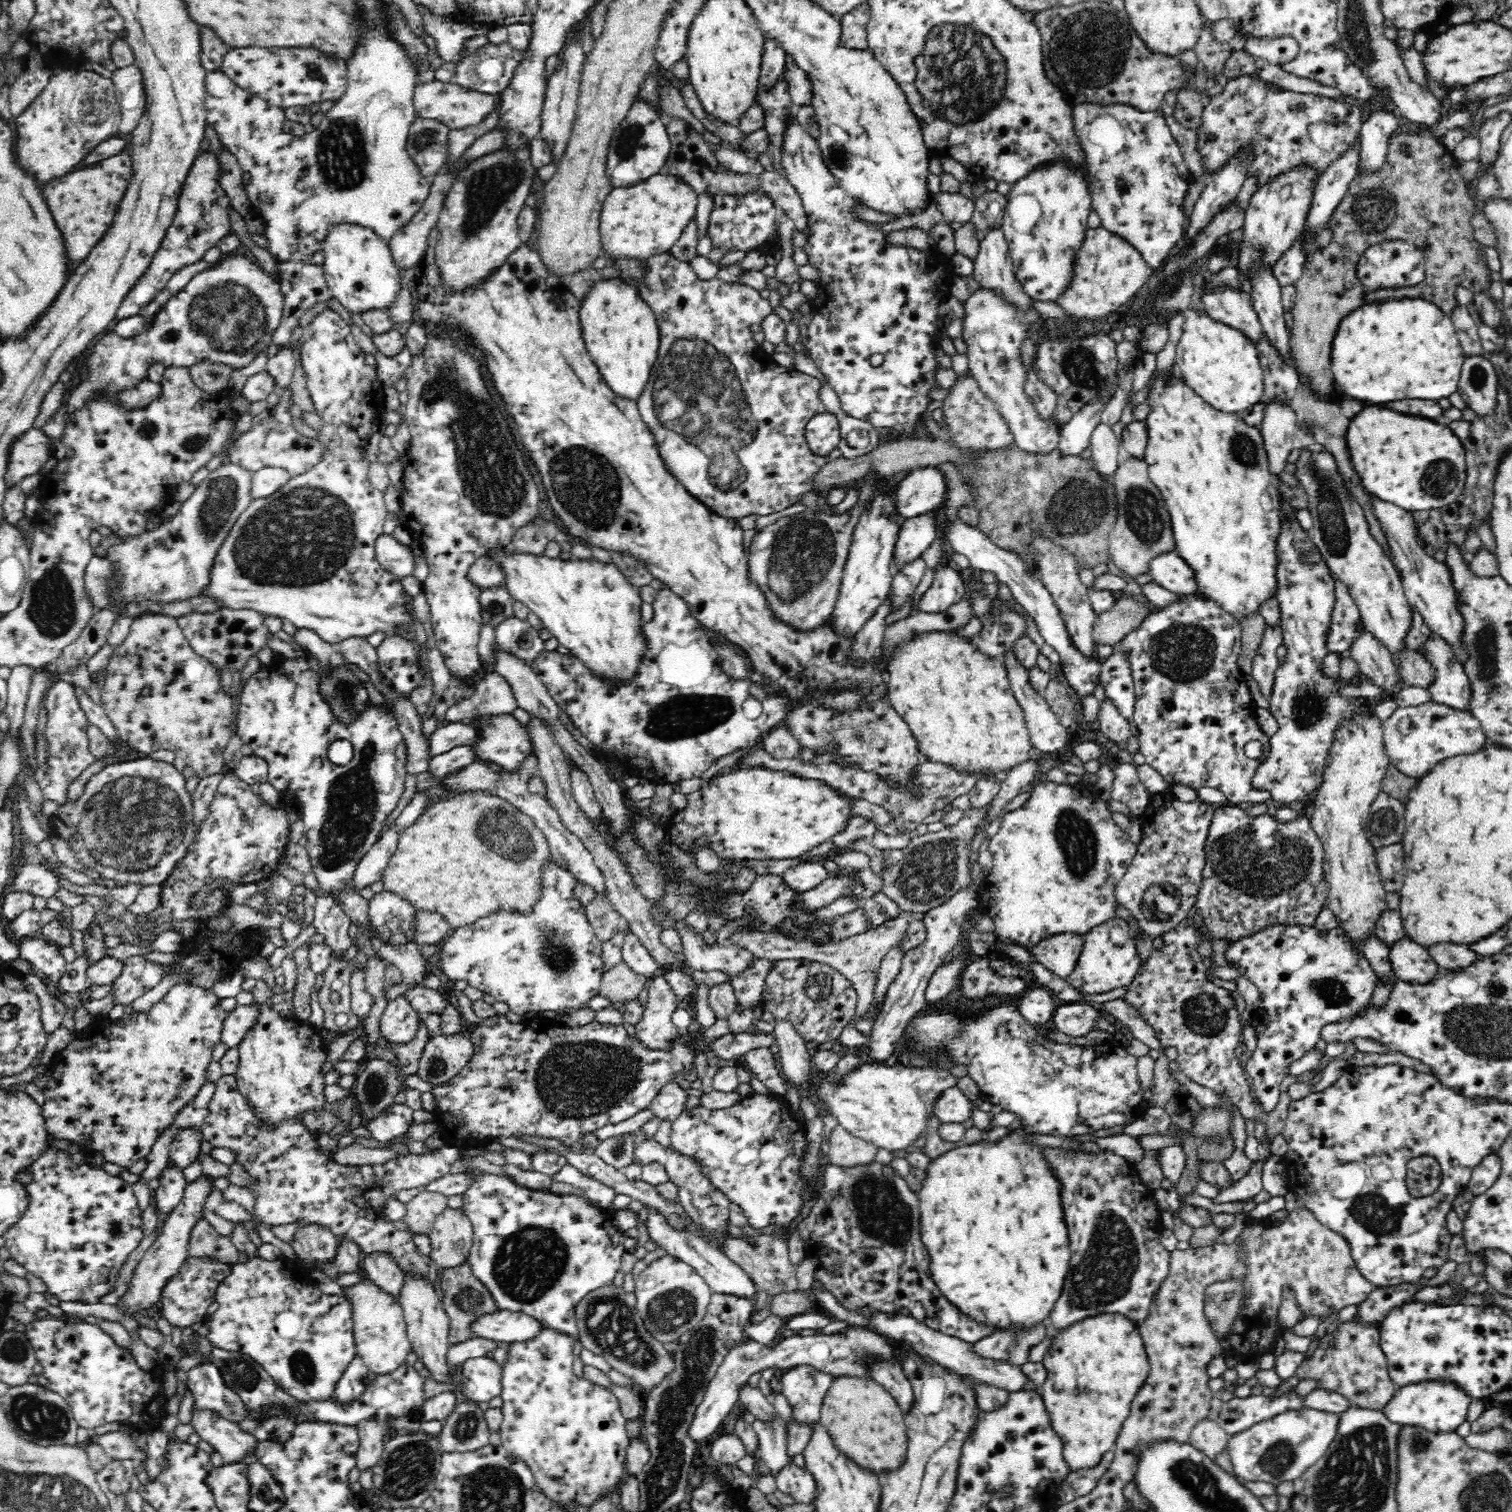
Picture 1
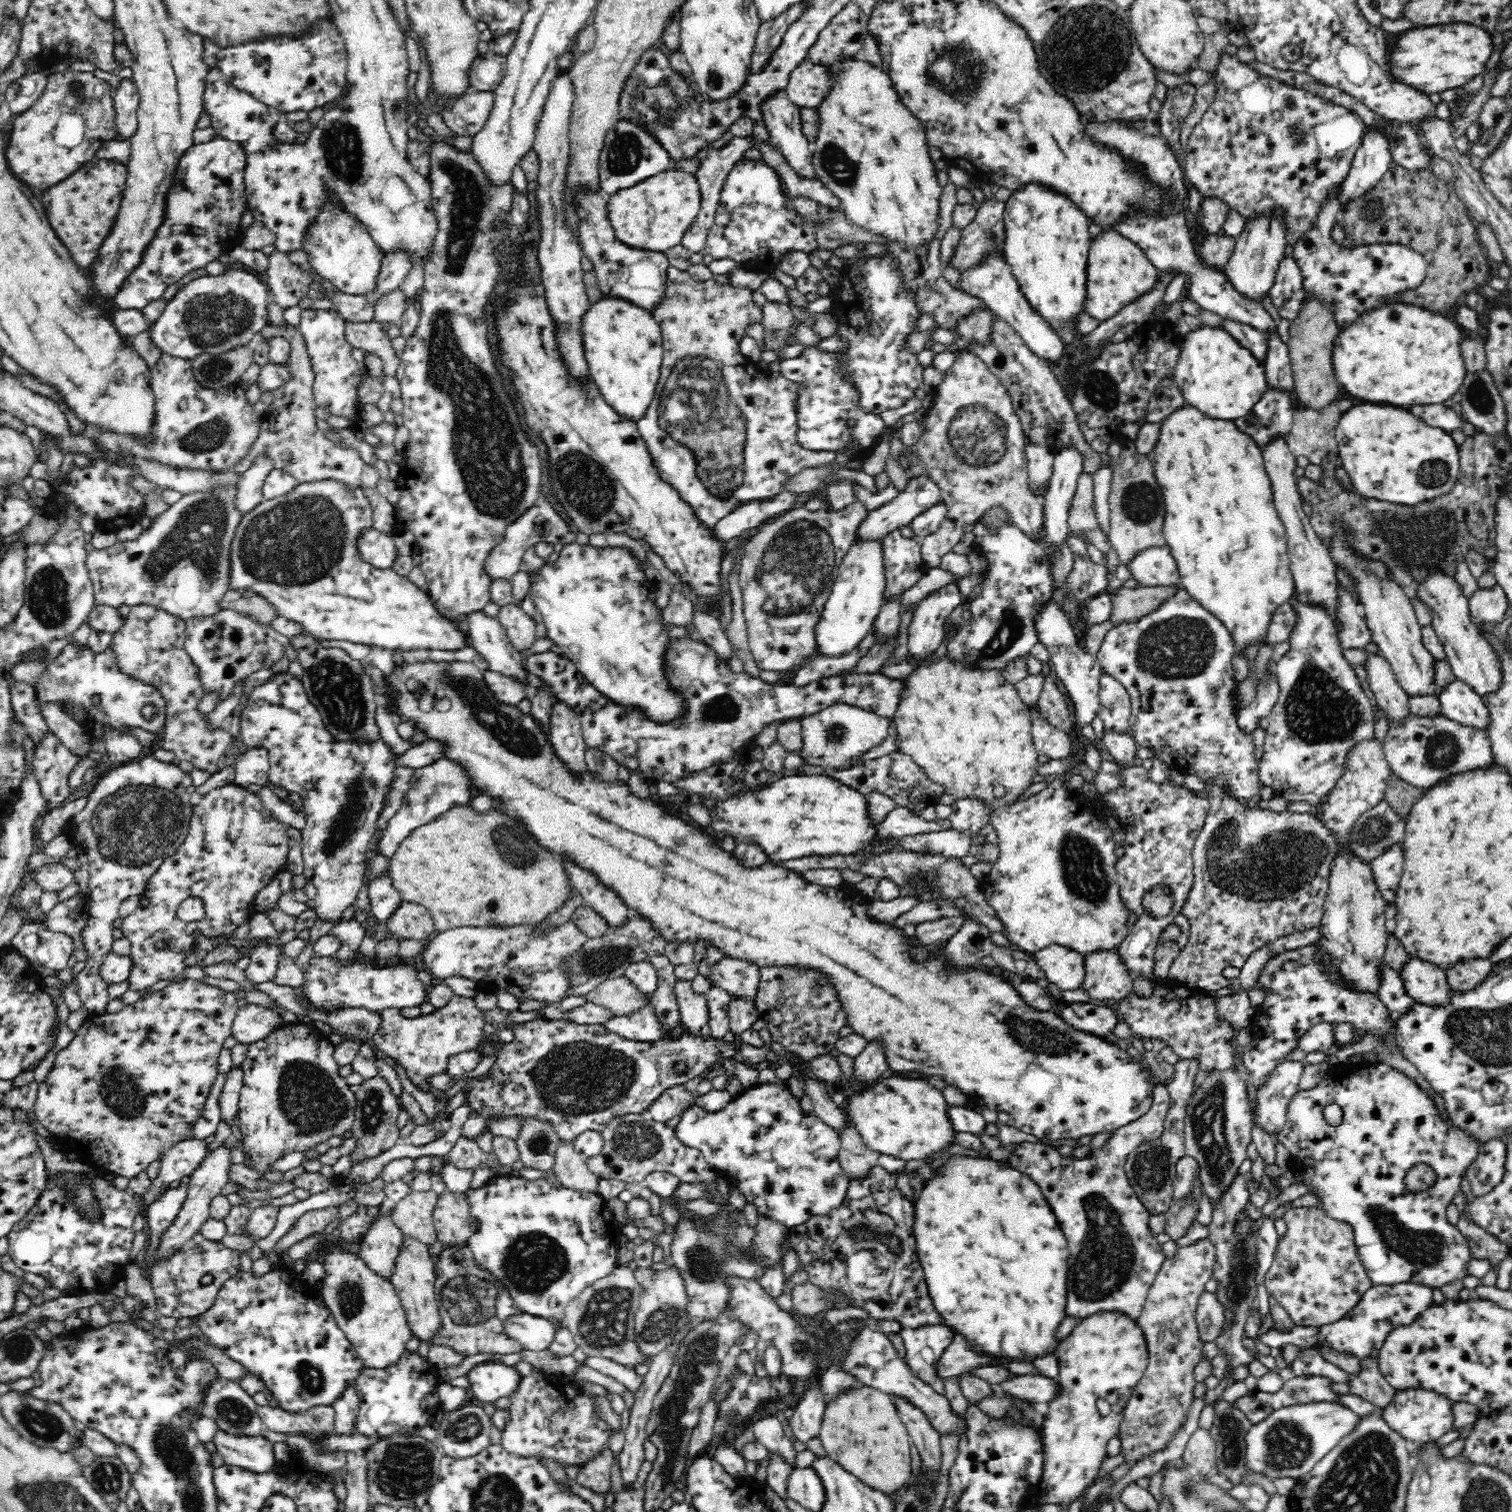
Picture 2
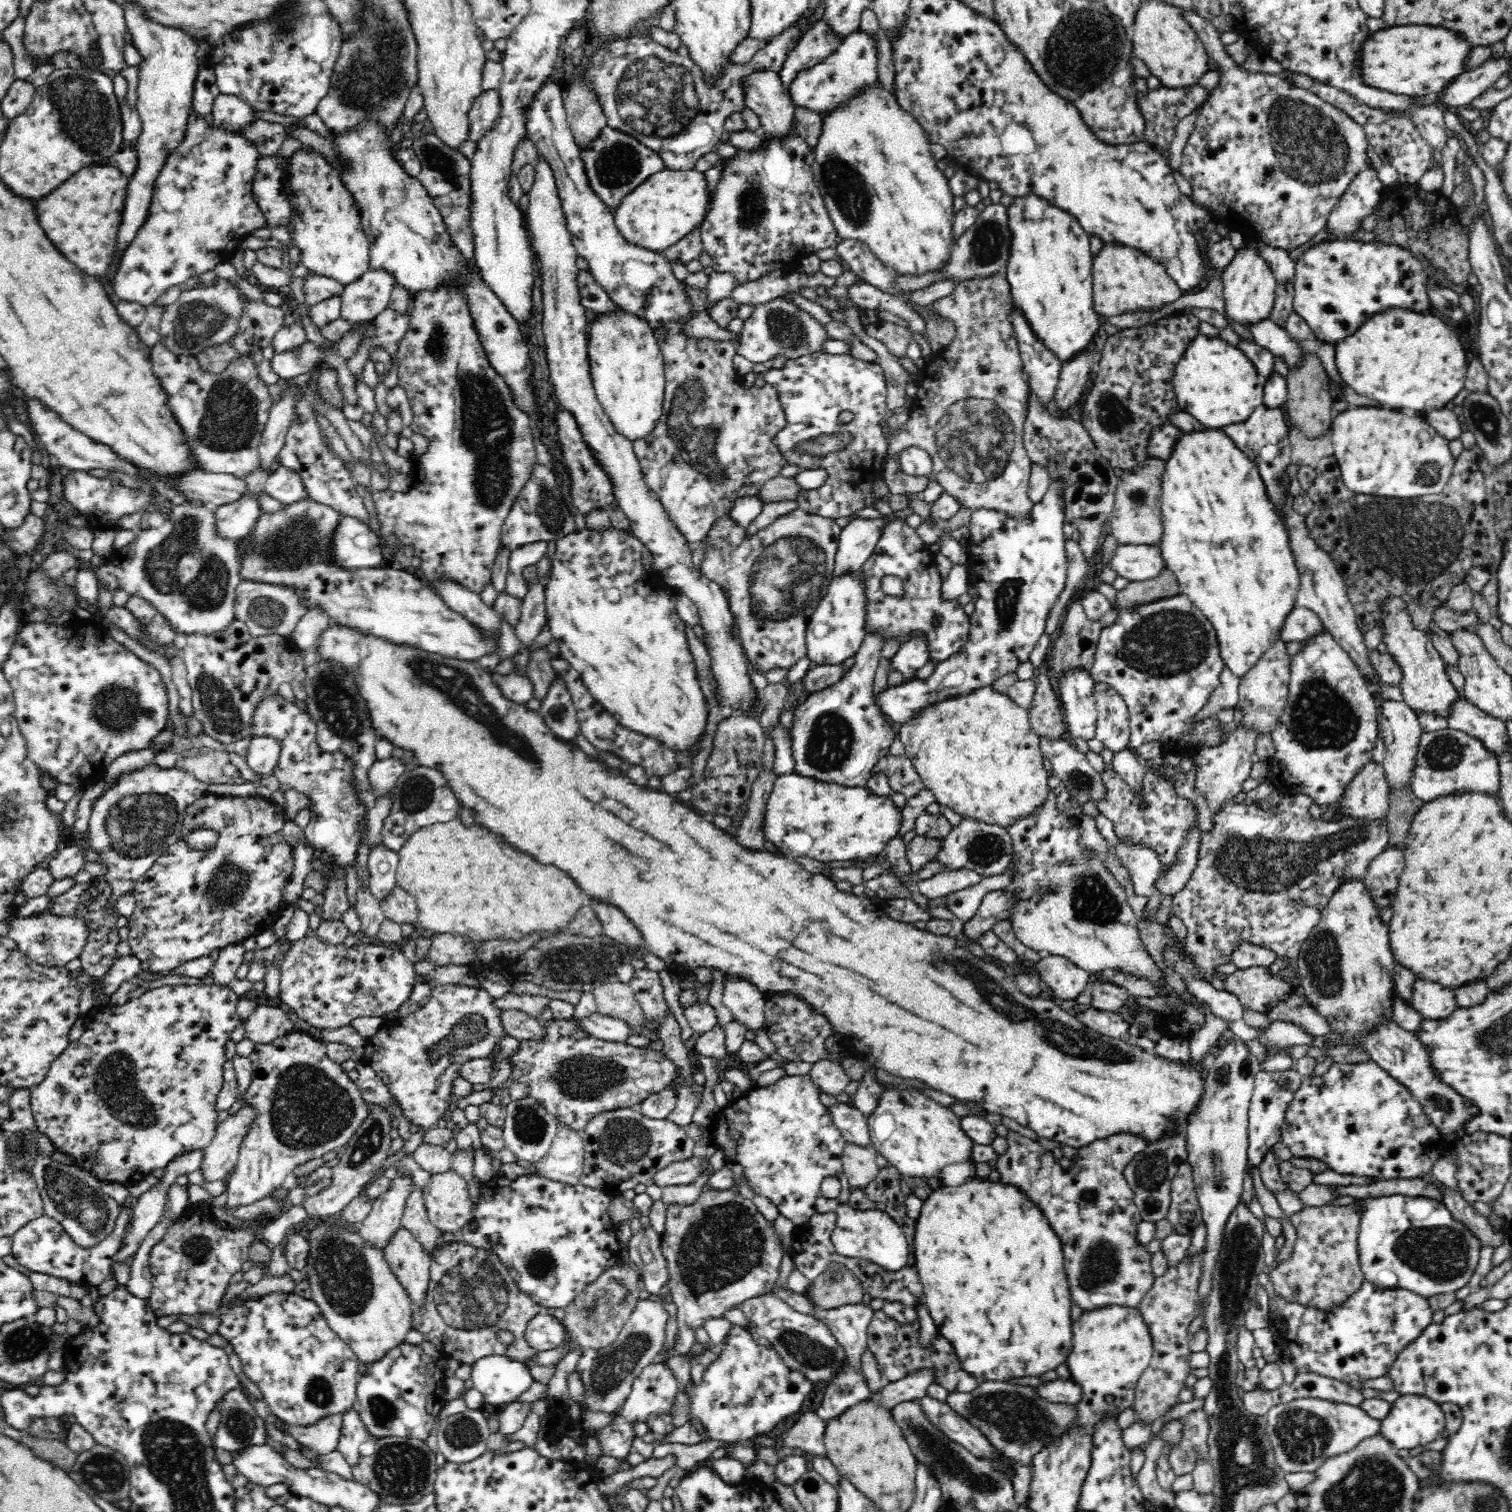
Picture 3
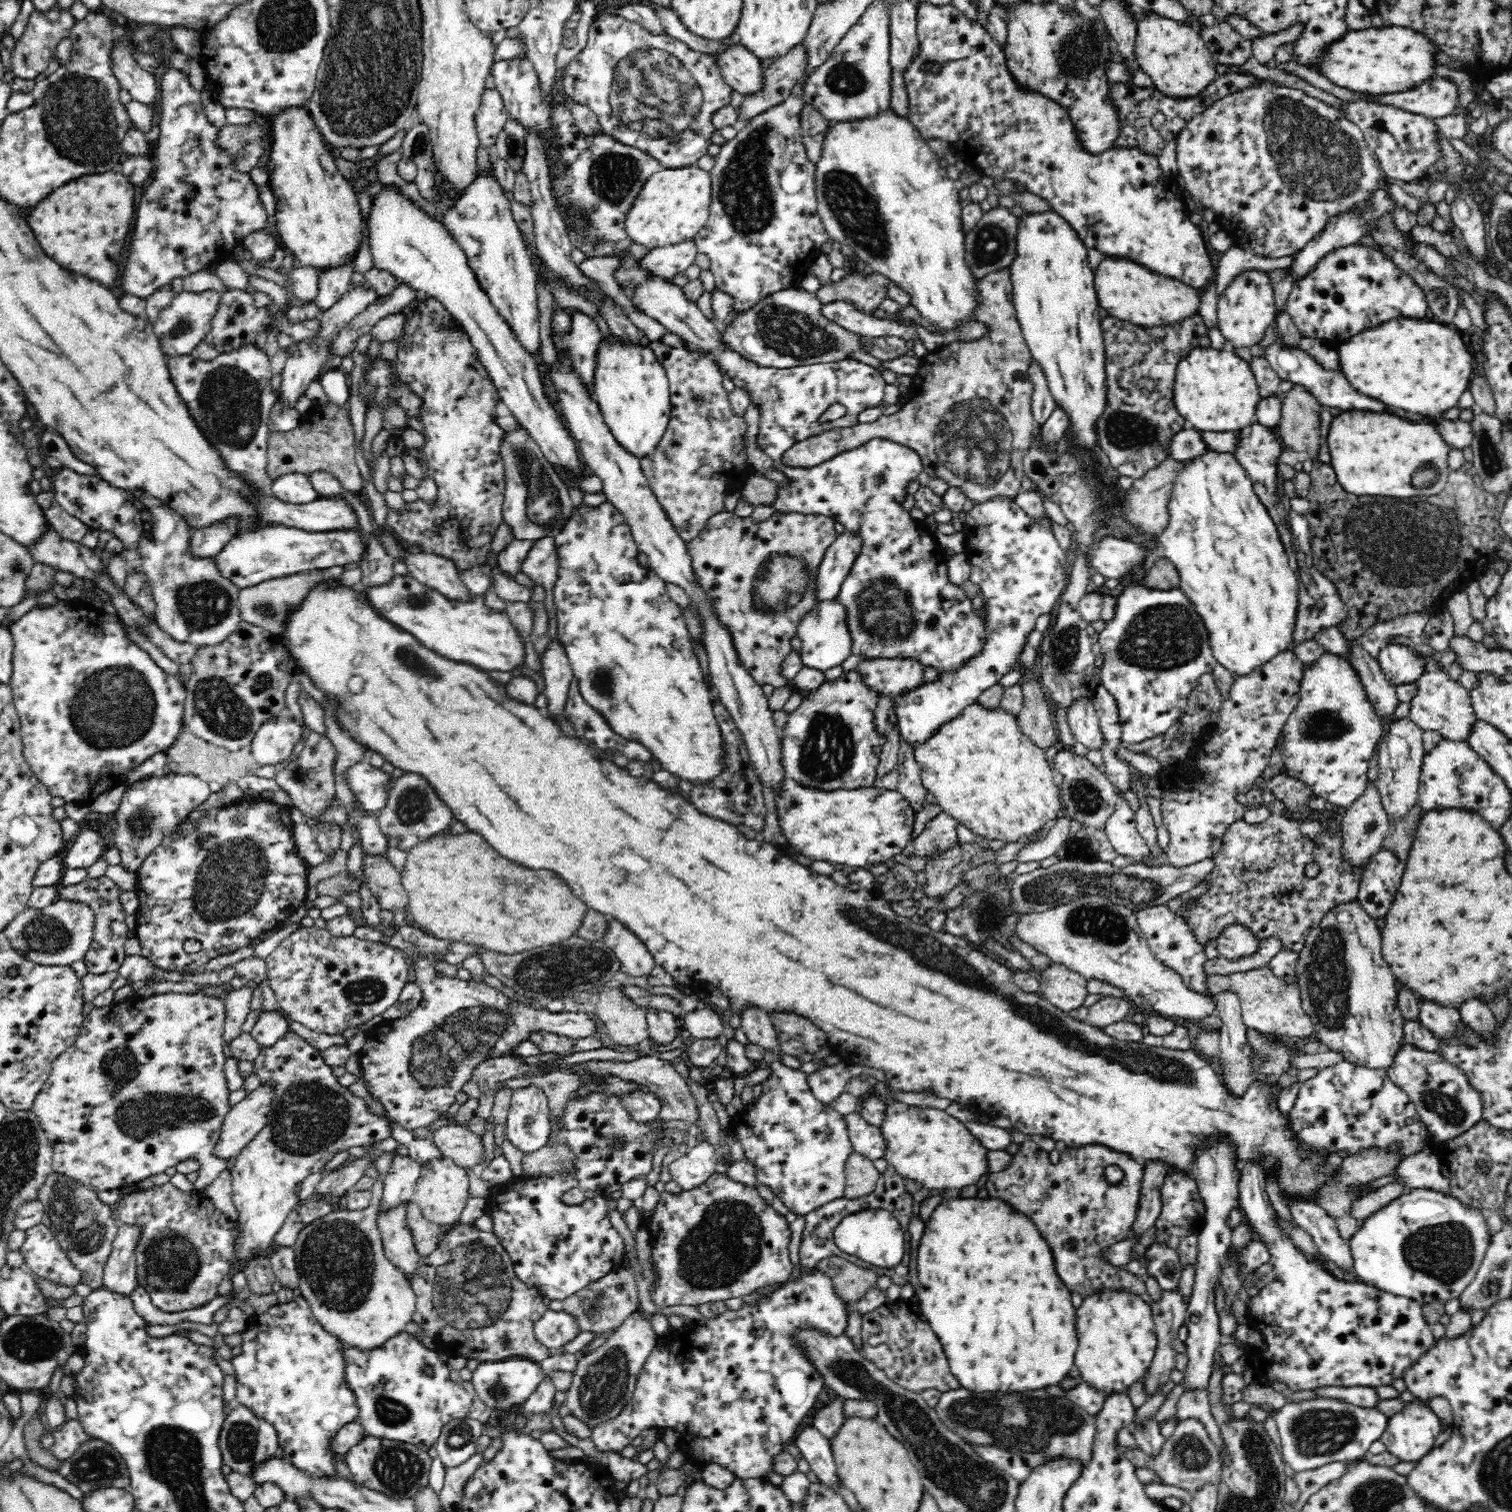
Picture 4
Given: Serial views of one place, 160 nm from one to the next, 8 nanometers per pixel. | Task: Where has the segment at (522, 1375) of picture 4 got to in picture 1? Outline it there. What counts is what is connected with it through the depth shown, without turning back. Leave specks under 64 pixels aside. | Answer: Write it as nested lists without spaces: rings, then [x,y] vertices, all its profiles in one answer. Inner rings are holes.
[[[490,1356],[467,1358],[460,1366],[458,1394],[474,1403],[488,1402],[501,1393],[501,1364]]]

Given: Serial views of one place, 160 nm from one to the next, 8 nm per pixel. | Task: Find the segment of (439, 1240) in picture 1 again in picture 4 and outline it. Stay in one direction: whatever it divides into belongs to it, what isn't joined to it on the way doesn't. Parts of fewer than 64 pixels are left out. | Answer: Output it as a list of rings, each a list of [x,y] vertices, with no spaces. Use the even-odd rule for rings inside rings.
[[[442,1157],[434,1162],[426,1162],[421,1167],[412,1201],[420,1205],[422,1214],[441,1227],[448,1229],[460,1220],[462,1210],[466,1208],[470,1198],[469,1176],[464,1166],[457,1165],[454,1160],[448,1157]]]

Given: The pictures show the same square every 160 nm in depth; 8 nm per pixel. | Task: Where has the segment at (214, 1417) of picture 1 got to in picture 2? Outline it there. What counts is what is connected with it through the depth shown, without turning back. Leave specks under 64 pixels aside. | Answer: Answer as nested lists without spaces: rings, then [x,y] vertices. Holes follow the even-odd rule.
[[[219,1427],[212,1436],[212,1444],[225,1465],[238,1466],[251,1472],[270,1472],[276,1468],[273,1443],[261,1434],[237,1435]]]

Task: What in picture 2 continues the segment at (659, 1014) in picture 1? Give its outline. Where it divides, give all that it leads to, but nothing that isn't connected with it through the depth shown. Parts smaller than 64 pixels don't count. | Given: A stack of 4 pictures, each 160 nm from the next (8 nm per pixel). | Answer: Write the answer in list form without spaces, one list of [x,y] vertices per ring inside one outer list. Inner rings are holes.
[[[651,998],[639,1010],[628,1015],[615,1017],[602,1026],[616,1031],[623,1038],[628,1038],[628,1040],[634,1040],[636,1042],[657,1042],[664,1039],[664,1036],[669,1036],[666,1035],[668,1029],[660,1022],[656,1015]]]

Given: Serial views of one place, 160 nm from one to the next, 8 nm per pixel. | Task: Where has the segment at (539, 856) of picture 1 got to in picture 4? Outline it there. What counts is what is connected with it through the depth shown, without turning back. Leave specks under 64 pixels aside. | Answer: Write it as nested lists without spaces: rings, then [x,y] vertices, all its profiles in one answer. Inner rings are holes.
[[[446,831],[426,837],[417,845],[411,846],[407,850],[406,860],[400,868],[400,873],[402,886],[406,889],[406,892],[408,892],[408,906],[405,912],[409,915],[409,922],[422,928],[429,935],[434,935],[436,938],[452,942],[477,944],[484,949],[499,953],[524,952],[534,947],[556,944],[558,941],[569,939],[577,931],[584,913],[588,910],[588,905],[582,902],[577,896],[574,896],[574,892],[570,890],[570,886],[568,886],[562,878],[558,878],[556,872],[552,872],[552,870],[530,870],[530,868],[524,868],[524,866],[520,866],[520,864],[514,864],[512,860],[504,858],[502,854],[498,854],[484,838],[482,838],[480,834],[476,834],[476,832],[452,834],[452,832]]]

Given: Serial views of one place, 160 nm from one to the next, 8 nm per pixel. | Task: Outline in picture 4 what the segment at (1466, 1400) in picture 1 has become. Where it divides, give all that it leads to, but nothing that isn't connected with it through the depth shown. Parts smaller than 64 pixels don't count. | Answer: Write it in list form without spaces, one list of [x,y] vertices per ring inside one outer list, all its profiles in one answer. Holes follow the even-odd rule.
[[[1404,1402],[1396,1414],[1388,1419],[1379,1440],[1386,1446],[1386,1451],[1396,1456],[1402,1462],[1420,1461],[1424,1455],[1428,1455],[1434,1447],[1436,1436],[1442,1432],[1442,1419],[1432,1411],[1429,1403]]]

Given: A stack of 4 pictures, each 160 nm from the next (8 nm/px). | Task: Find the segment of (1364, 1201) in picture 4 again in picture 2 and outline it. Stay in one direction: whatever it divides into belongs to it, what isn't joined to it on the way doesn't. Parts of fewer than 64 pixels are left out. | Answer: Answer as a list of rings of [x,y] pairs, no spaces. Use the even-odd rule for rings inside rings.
[[[1291,1207],[1282,1217],[1287,1224],[1286,1234],[1277,1241],[1271,1268],[1264,1279],[1269,1298],[1278,1301],[1298,1326],[1320,1327],[1338,1322],[1373,1286],[1357,1258],[1353,1230],[1338,1220],[1330,1220],[1318,1207]]]

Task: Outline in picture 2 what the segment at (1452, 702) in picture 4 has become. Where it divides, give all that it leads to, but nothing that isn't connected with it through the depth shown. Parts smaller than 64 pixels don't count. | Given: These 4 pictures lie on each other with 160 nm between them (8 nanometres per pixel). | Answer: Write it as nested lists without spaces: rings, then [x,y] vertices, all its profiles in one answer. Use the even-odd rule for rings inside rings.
[[[1343,520],[1333,523],[1336,529],[1328,540],[1328,553],[1336,569],[1344,571],[1353,580],[1354,595],[1357,597],[1359,610],[1365,618],[1366,625],[1372,634],[1372,642],[1379,652],[1387,658],[1395,670],[1396,679],[1408,696],[1415,694],[1434,694],[1437,696],[1440,687],[1433,683],[1432,655],[1422,645],[1422,626],[1417,621],[1412,599],[1394,582],[1391,572],[1381,561],[1362,555],[1355,547],[1355,535],[1351,525]]]

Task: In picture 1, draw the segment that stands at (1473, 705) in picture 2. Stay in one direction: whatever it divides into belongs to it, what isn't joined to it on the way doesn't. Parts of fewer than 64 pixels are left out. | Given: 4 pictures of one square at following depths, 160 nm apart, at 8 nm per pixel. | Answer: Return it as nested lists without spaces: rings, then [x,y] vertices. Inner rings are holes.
[[[1431,631],[1420,653],[1433,670],[1433,679],[1427,686],[1431,700],[1456,709],[1468,709],[1469,682],[1452,644]]]

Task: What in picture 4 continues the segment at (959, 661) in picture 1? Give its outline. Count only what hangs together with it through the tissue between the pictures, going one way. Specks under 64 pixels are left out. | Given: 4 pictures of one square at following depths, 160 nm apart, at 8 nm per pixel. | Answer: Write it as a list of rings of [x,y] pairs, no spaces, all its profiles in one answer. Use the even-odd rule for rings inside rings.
[[[980,701],[973,702],[965,706],[959,715],[940,725],[925,741],[916,741],[912,747],[914,758],[920,767],[920,777],[922,777],[924,788],[934,796],[936,804],[942,806],[946,814],[949,814],[960,824],[966,825],[975,835],[984,835],[990,840],[999,839],[1008,843],[1022,840],[1021,836],[1025,836],[1029,837],[1029,839],[1025,839],[1029,841],[1030,838],[1032,839],[1032,834],[1038,832],[1042,827],[1047,828],[1052,821],[1063,813],[1059,786],[1054,784],[1053,776],[1055,772],[1046,761],[1045,749],[1036,746],[1036,743],[1020,729],[1017,715],[1008,713],[1008,710],[1000,705],[987,707]]]

